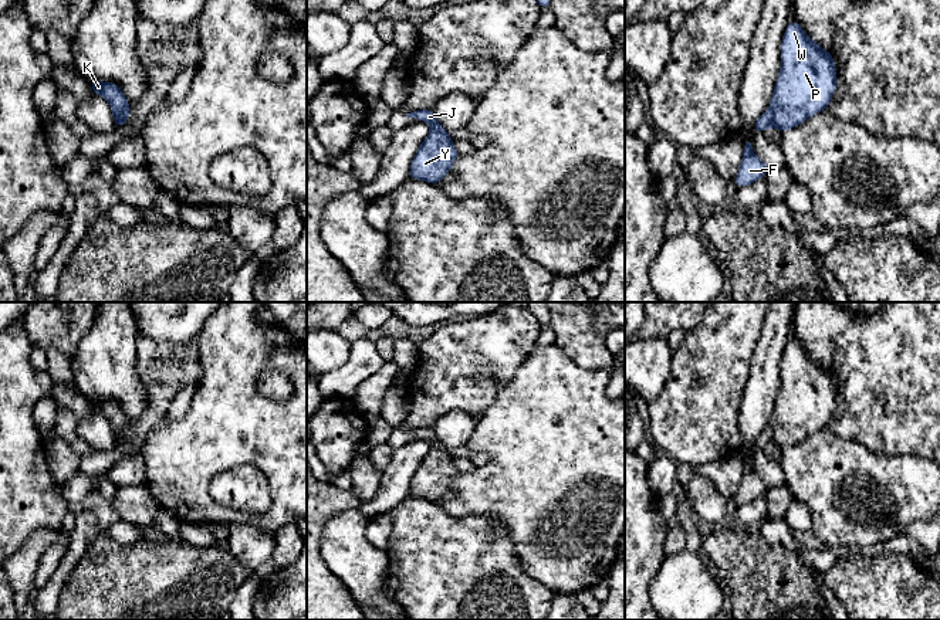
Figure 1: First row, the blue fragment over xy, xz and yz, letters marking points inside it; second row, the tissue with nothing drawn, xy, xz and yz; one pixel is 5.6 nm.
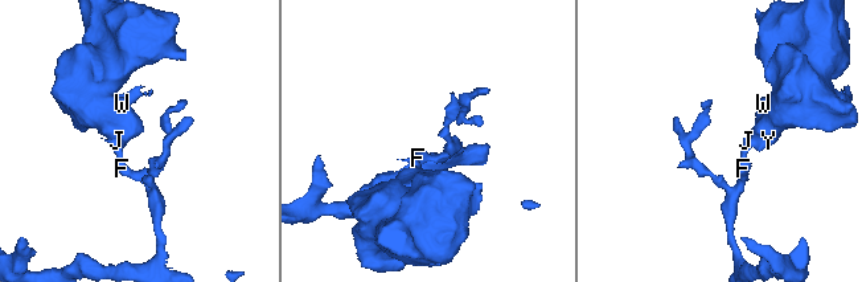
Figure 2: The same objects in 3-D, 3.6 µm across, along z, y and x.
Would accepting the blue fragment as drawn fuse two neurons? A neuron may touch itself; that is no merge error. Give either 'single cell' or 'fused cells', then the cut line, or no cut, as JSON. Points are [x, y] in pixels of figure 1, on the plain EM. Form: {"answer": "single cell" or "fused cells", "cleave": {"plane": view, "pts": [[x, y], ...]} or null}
{"answer": "fused cells", "cleave": {"plane": "yz", "pts": [[770, 426], [771, 443]]}}

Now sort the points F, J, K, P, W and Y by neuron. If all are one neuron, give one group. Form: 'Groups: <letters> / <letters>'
Groups: F J / K P W Y

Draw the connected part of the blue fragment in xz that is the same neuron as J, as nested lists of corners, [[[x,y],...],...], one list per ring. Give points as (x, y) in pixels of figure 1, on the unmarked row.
[[[432,427],[413,428],[405,431],[408,436],[415,436],[419,438],[426,438],[433,448],[444,448],[443,444],[437,440],[436,433]]]

